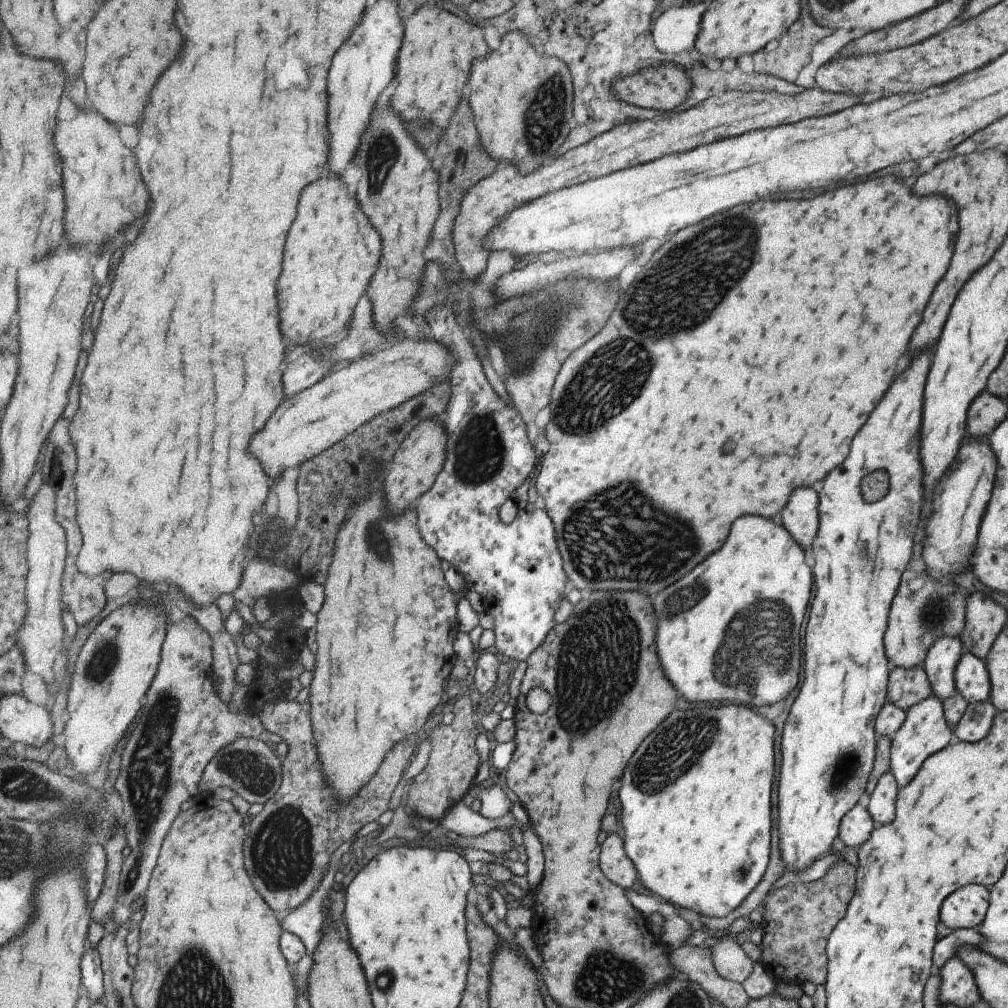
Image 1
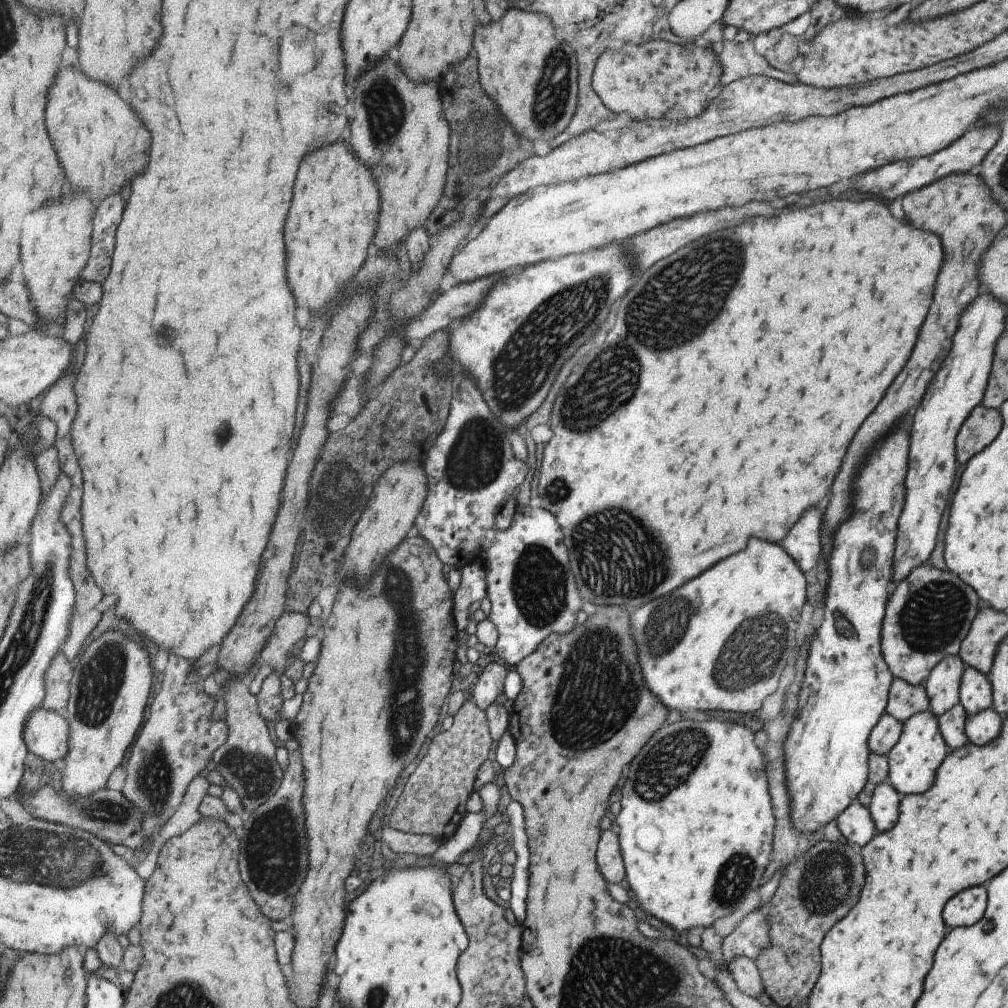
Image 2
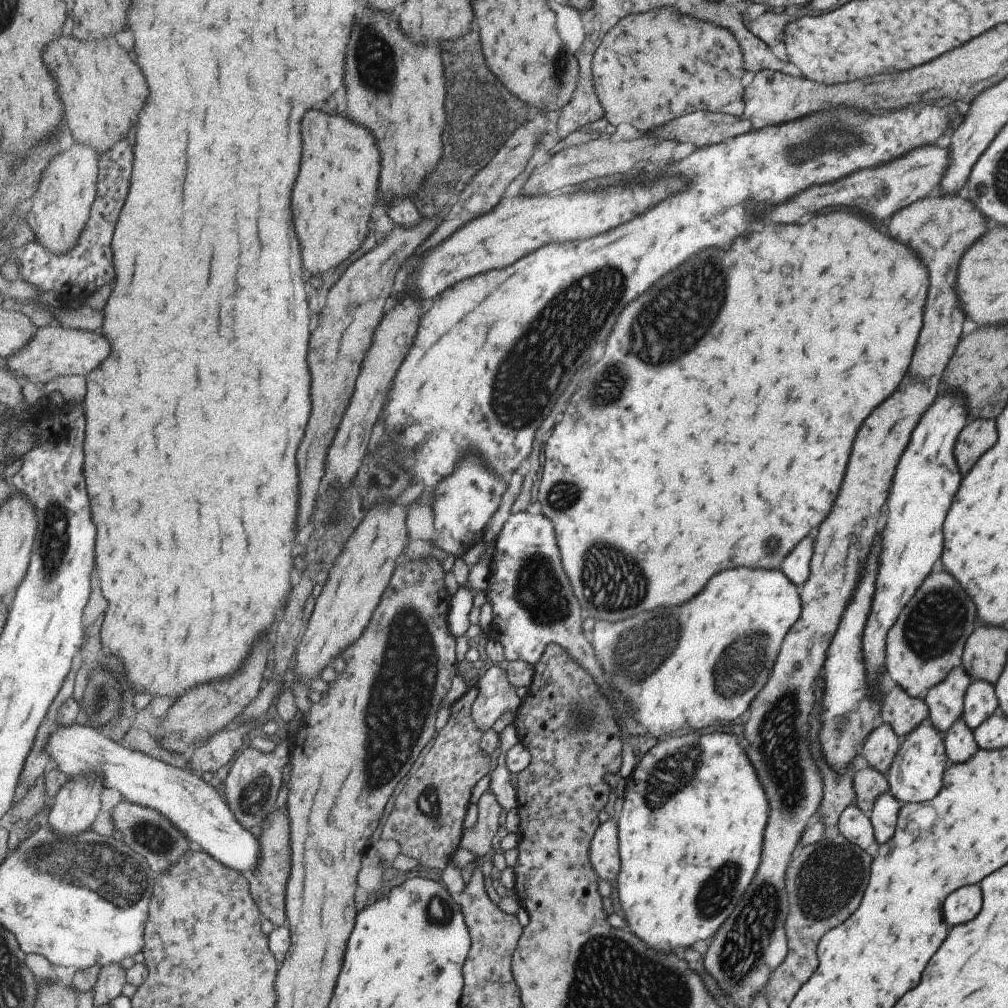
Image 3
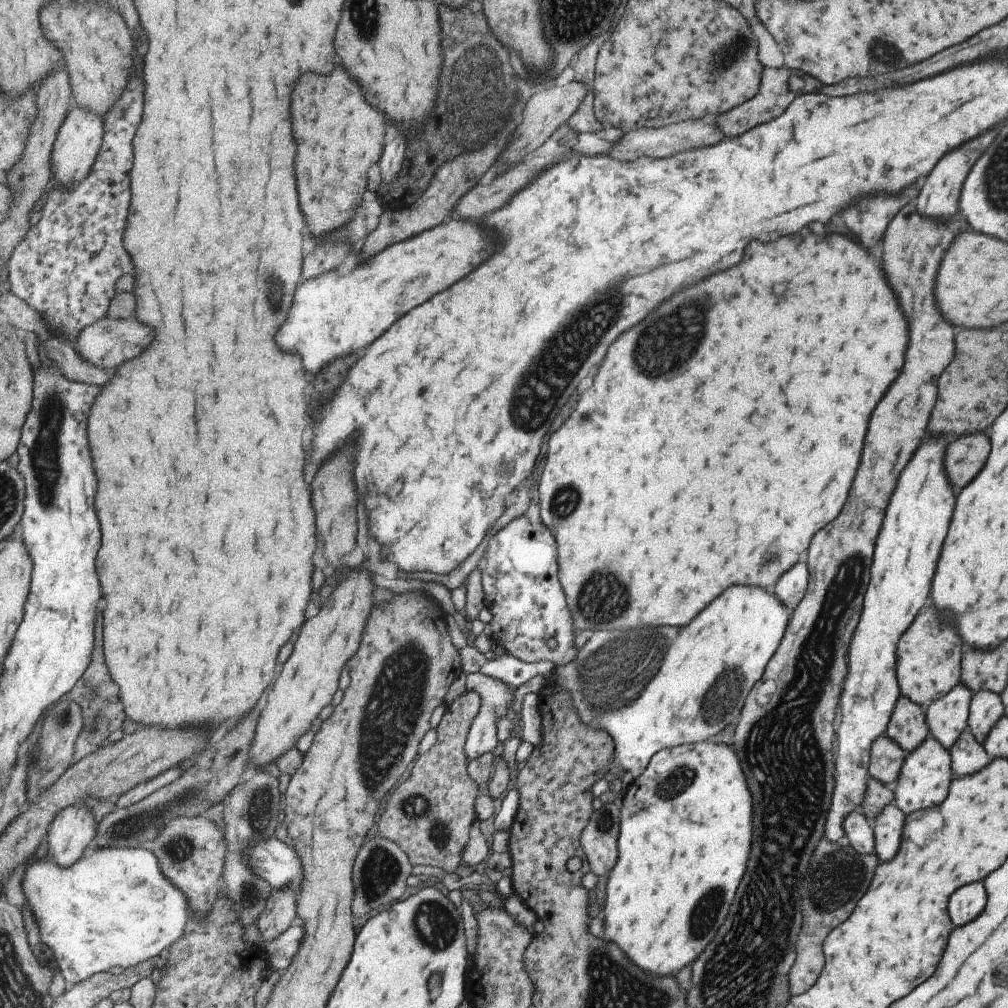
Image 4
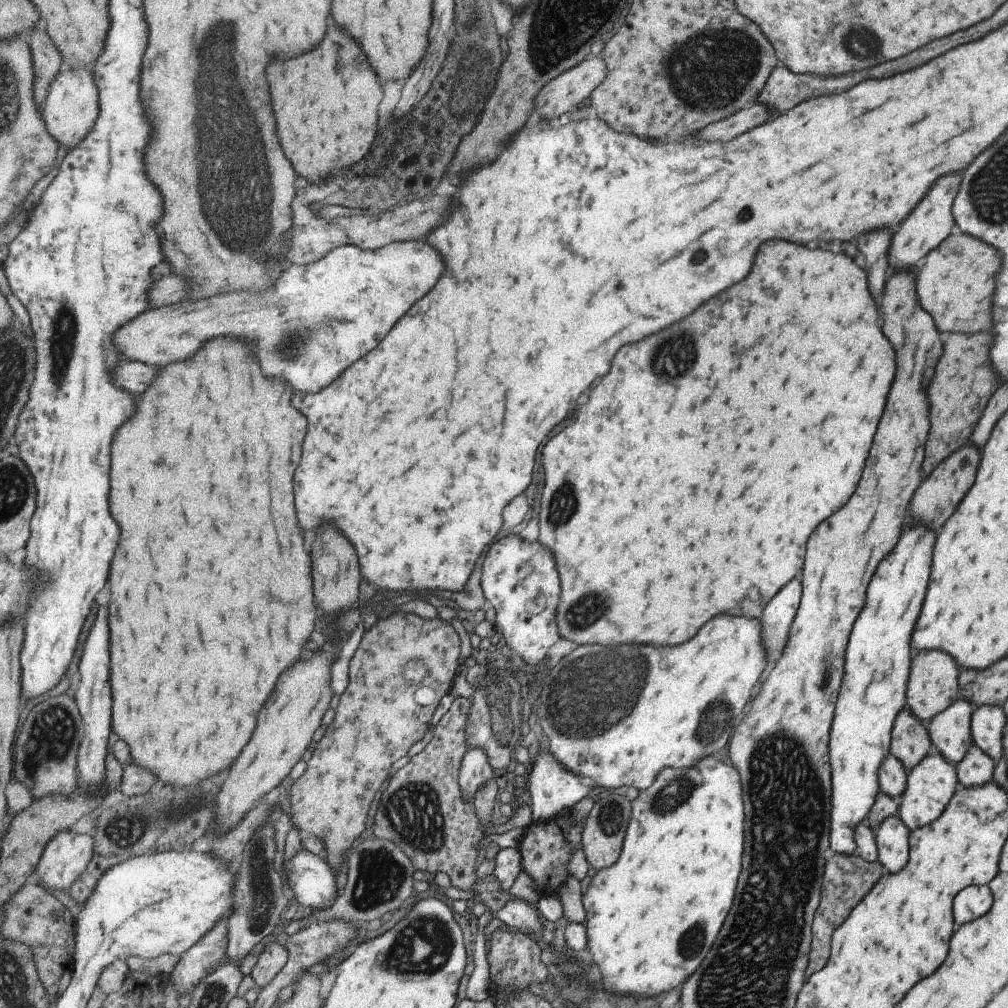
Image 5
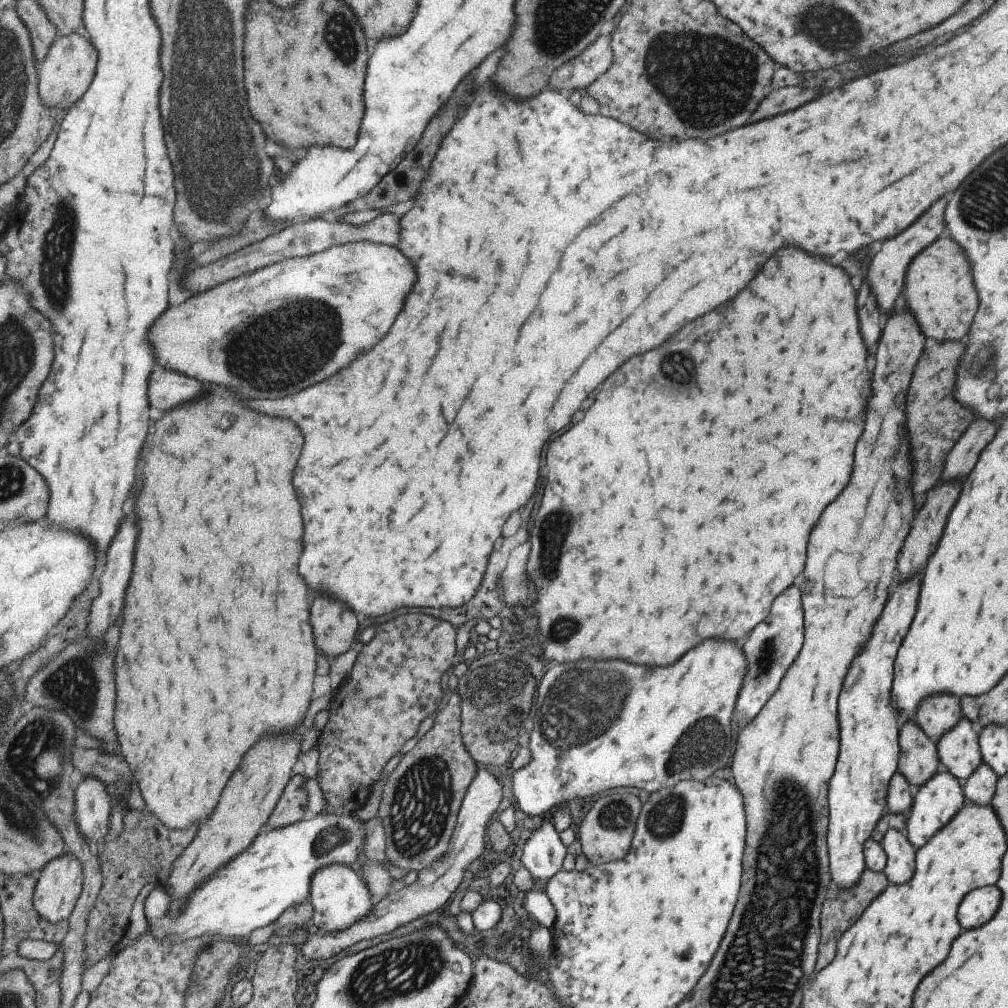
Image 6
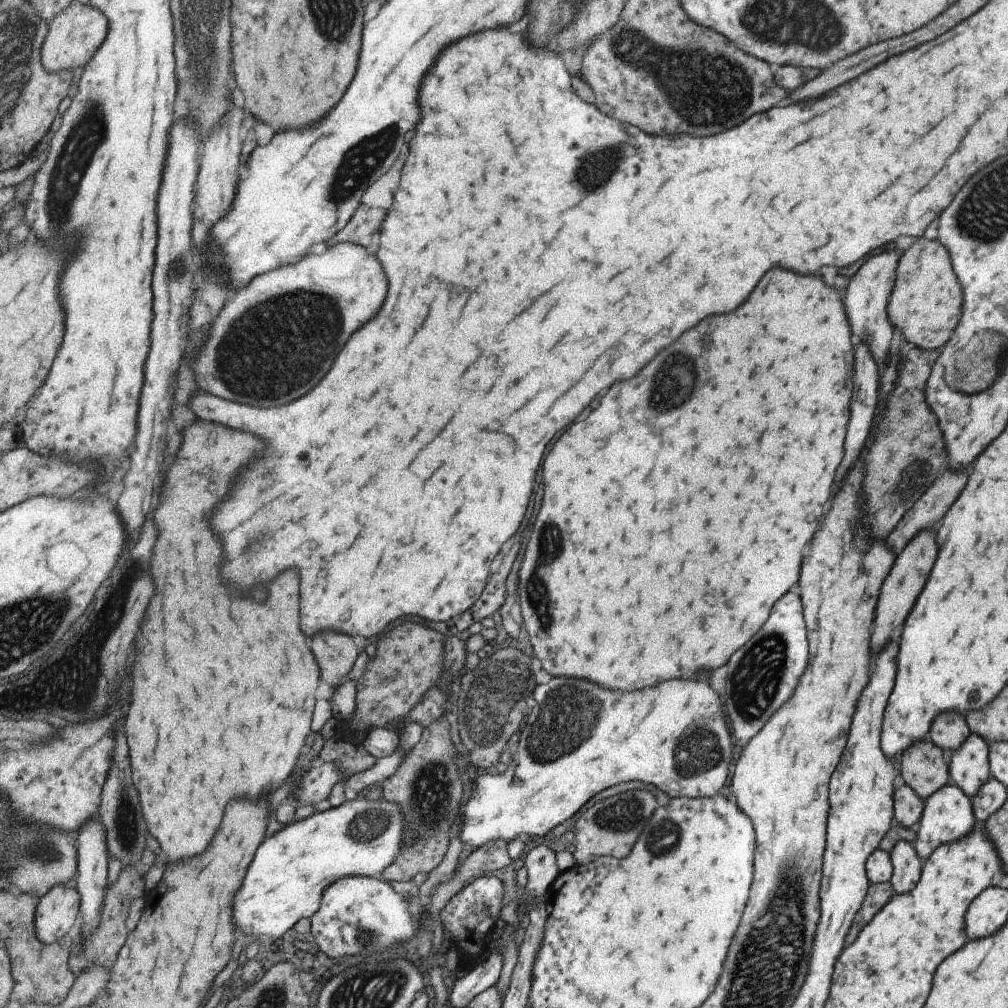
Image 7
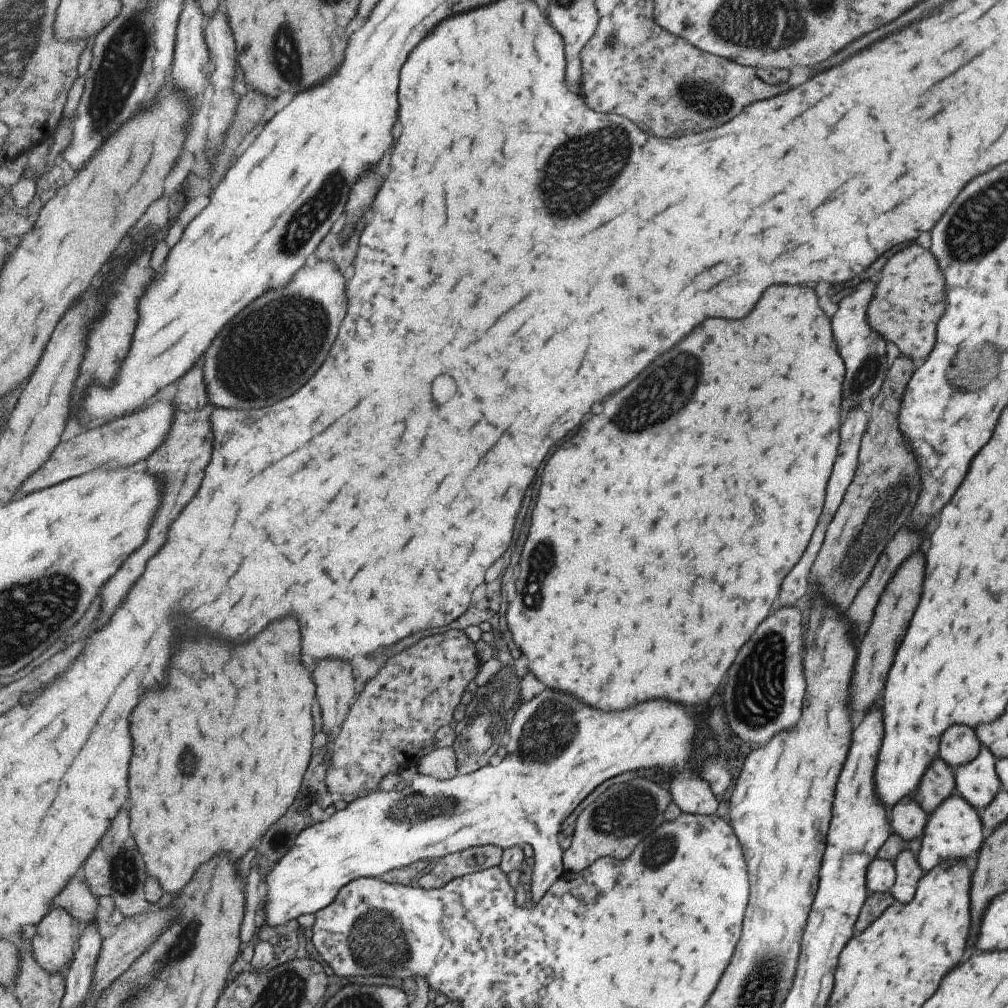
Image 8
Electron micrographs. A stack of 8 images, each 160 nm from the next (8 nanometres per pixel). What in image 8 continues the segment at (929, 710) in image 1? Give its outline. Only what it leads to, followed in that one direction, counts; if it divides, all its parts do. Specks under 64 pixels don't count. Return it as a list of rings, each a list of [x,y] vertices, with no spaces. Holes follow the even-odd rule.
[[[955,794],[944,798],[928,815],[916,858],[923,872],[932,870],[942,860],[973,860],[973,856],[981,846],[986,831],[980,821],[980,815],[965,799]]]

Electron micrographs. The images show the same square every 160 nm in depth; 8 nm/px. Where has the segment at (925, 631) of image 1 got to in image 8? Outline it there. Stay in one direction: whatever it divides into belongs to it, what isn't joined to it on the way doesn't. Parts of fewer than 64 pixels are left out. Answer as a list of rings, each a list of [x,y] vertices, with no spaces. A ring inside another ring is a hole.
[[[955,724],[941,734],[937,754],[943,762],[955,768],[973,760],[980,746],[979,739],[971,728],[965,728],[963,724]]]

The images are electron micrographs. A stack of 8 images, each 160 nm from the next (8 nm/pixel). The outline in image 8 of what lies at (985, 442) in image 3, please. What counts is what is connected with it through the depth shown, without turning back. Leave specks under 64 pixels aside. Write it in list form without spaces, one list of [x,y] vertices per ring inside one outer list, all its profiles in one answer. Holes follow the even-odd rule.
[[[919,550],[913,552],[907,560],[901,562],[901,566],[895,570],[891,580],[887,582],[883,594],[879,596],[879,602],[875,606],[869,630],[863,634],[861,644],[857,648],[855,670],[853,670],[851,688],[849,688],[849,702],[851,702],[853,710],[867,710],[883,688],[883,680],[885,680],[885,674],[889,672],[895,648],[905,634],[905,628],[913,616],[913,610],[915,610],[919,594],[921,594],[923,566],[925,566],[923,554]]]

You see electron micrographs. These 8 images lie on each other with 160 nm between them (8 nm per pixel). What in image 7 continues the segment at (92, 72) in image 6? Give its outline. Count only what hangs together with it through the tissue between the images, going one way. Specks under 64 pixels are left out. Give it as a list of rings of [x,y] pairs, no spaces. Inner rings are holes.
[[[74,2],[57,15],[48,28],[44,40],[44,69],[50,74],[73,71],[78,75],[93,60],[106,39],[109,28],[107,15],[95,7]]]

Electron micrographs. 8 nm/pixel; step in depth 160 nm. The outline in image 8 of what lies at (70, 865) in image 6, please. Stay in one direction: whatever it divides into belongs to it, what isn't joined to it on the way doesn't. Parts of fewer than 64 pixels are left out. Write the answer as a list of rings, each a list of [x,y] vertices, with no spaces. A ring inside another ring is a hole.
[[[55,907],[53,912],[39,924],[31,940],[35,958],[47,972],[67,973],[77,949],[83,924],[65,907]]]

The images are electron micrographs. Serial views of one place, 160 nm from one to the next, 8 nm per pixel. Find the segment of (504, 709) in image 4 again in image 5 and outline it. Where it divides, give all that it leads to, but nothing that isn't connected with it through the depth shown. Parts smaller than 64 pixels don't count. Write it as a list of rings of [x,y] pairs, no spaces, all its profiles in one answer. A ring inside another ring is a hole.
[[[481,747],[468,749],[460,768],[460,785],[464,790],[464,797],[474,804],[476,792],[492,778],[493,767],[489,762],[488,752]]]

